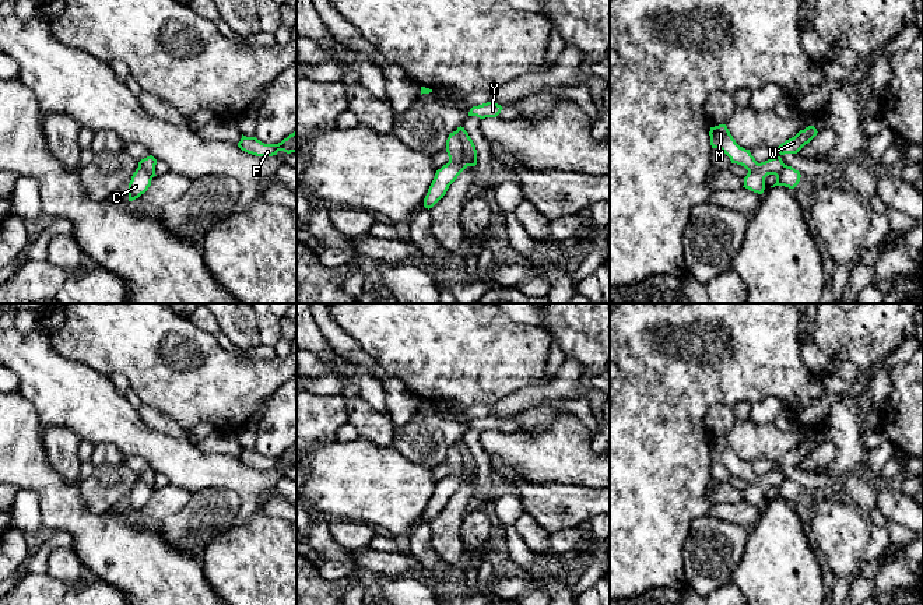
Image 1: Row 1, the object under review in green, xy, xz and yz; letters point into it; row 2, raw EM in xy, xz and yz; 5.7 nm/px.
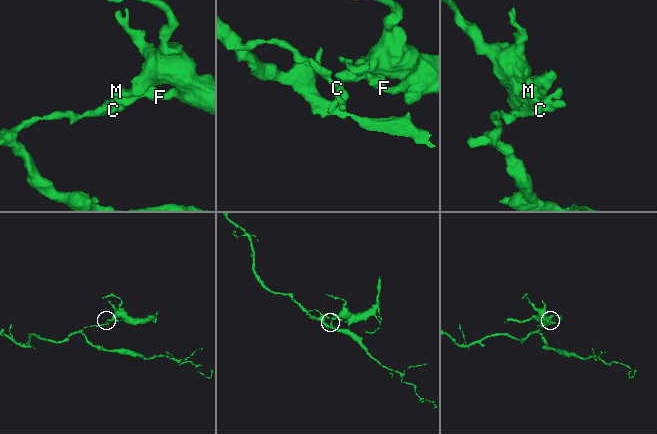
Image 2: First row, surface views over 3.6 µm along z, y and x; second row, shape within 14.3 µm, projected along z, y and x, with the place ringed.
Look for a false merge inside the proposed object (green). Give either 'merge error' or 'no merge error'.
merge error

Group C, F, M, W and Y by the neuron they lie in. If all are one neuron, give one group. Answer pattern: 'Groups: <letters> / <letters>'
Groups: C W / F M Y

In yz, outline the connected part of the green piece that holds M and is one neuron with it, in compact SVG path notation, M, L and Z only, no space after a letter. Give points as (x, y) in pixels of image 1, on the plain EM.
M726 437L710 440L709 449L712 461L722 462L730 471L731 476L741 478L748 485L757 481L758 475L751 468L750 462L736 455Z

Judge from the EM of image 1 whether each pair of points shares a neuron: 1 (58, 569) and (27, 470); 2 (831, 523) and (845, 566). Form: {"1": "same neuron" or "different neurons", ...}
{"1": "different neurons", "2": "same neuron"}

